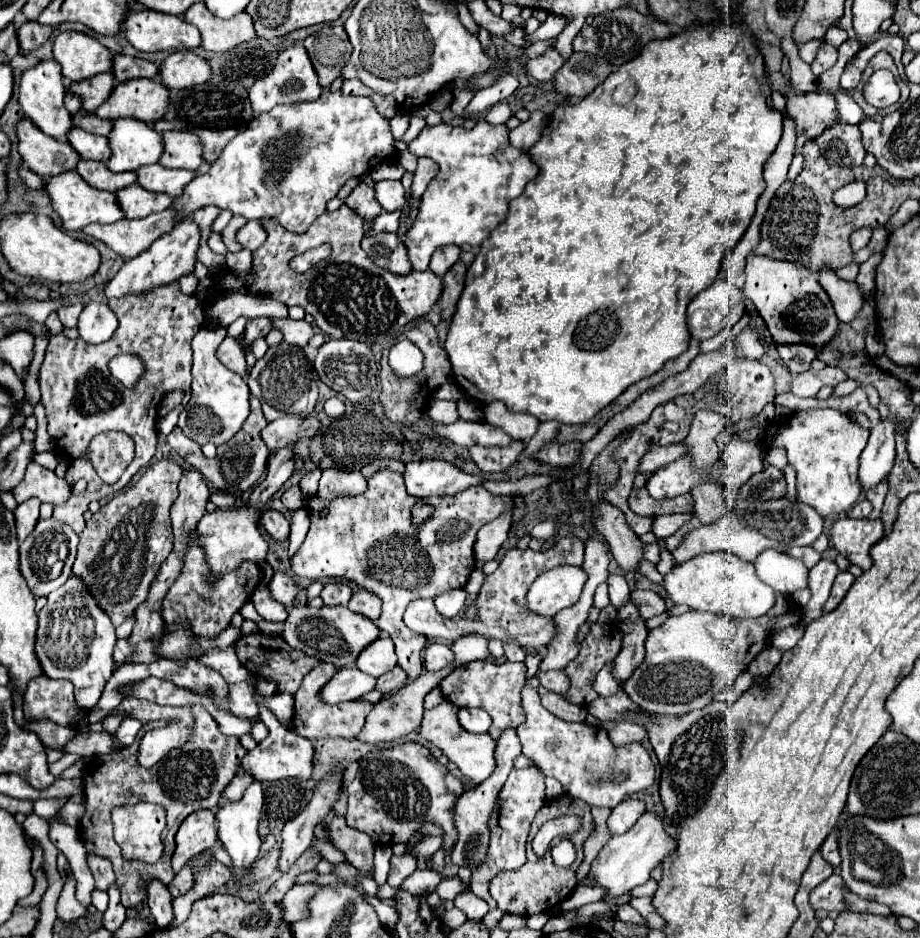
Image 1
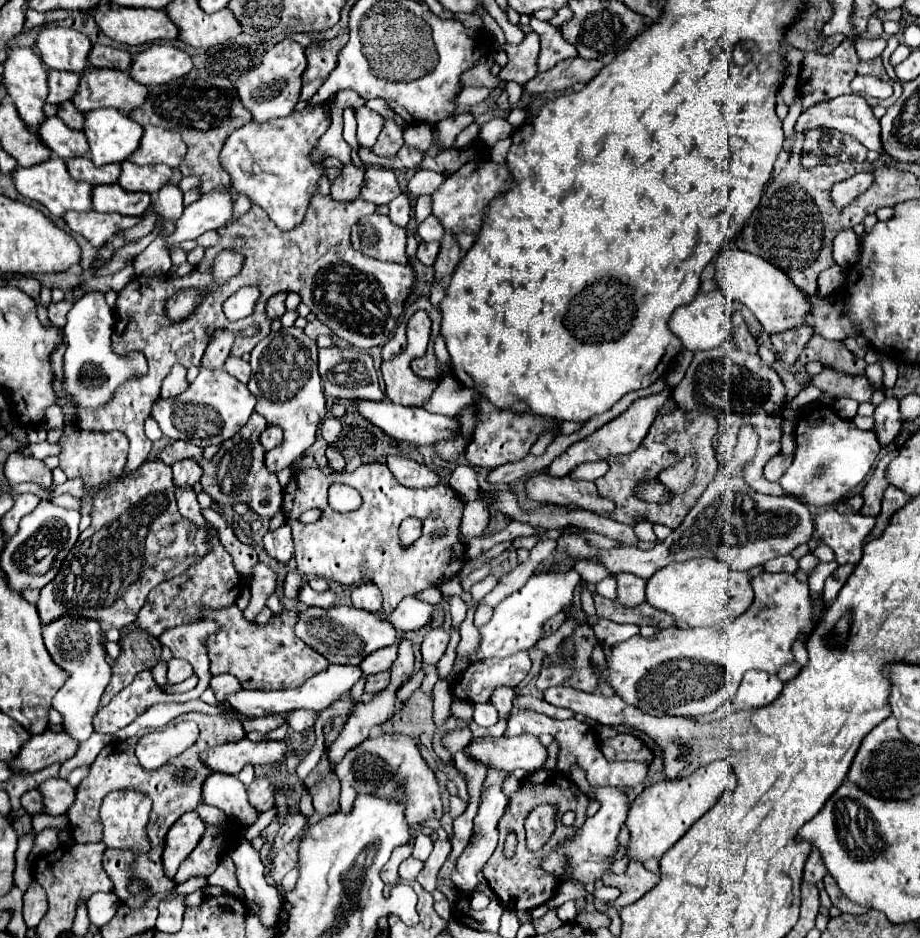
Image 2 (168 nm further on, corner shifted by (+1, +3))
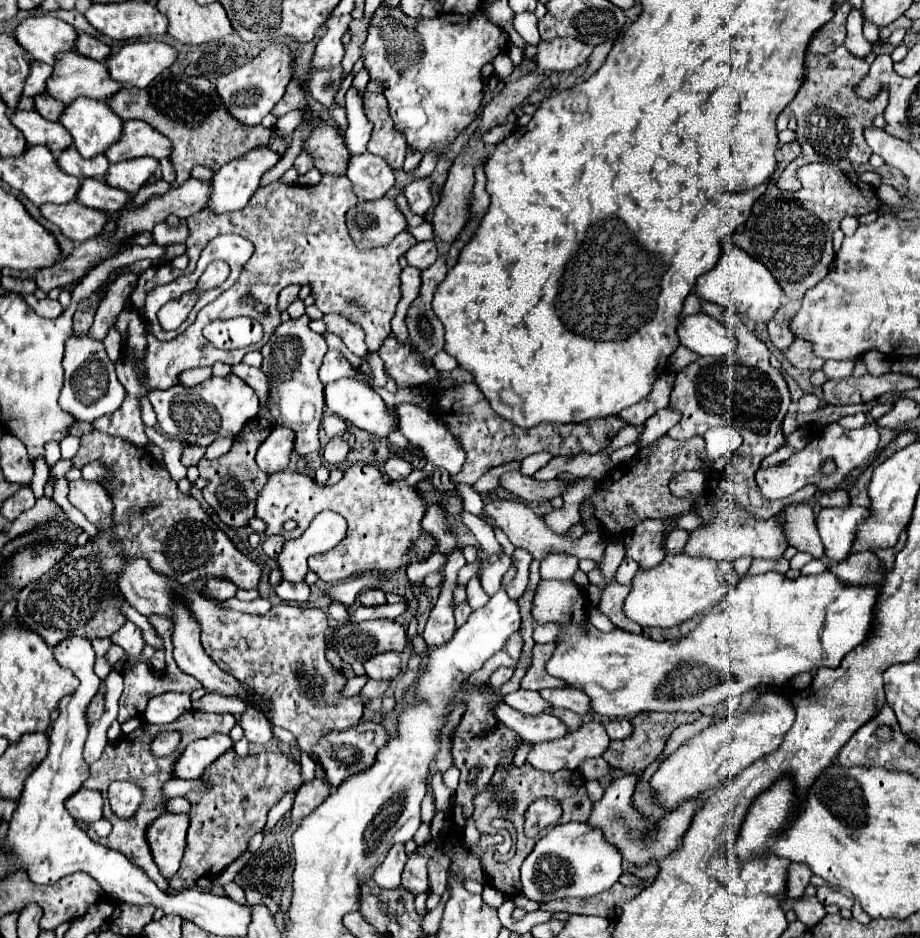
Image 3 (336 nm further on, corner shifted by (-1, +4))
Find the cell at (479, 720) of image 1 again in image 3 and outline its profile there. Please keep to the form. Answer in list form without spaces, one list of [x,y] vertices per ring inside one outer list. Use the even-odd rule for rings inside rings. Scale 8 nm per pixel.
[[[499,702],[499,706],[495,706],[495,718],[499,718],[499,722],[503,722],[505,726],[511,726],[525,742],[559,740],[569,732],[569,728],[555,716],[527,716],[513,710],[505,702]]]

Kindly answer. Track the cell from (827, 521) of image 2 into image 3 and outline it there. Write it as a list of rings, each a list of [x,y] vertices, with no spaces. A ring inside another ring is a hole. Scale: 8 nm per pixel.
[[[855,504],[845,508],[821,508],[817,514],[817,528],[825,546],[825,556],[831,562],[841,562],[849,556],[855,530],[863,518],[867,518],[867,508]]]

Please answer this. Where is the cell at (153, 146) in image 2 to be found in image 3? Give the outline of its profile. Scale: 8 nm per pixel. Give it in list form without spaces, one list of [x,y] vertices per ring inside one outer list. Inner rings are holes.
[[[125,120],[121,138],[105,152],[109,162],[121,162],[135,156],[151,156],[161,160],[167,158],[167,154],[171,154],[171,144],[167,138],[141,120]]]

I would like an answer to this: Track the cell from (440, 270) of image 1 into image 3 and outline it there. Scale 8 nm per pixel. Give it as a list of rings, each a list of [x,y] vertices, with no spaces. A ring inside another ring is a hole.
[[[417,242],[413,248],[407,250],[405,260],[409,266],[415,266],[419,270],[429,268],[437,260],[437,246],[435,242]]]

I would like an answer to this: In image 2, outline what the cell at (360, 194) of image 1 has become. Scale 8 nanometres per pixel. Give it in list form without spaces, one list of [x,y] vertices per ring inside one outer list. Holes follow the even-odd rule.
[[[353,163],[345,165],[341,169],[341,175],[335,179],[335,183],[331,185],[331,197],[335,201],[355,201],[361,195],[361,187],[365,185],[365,173],[361,169],[357,169]]]

